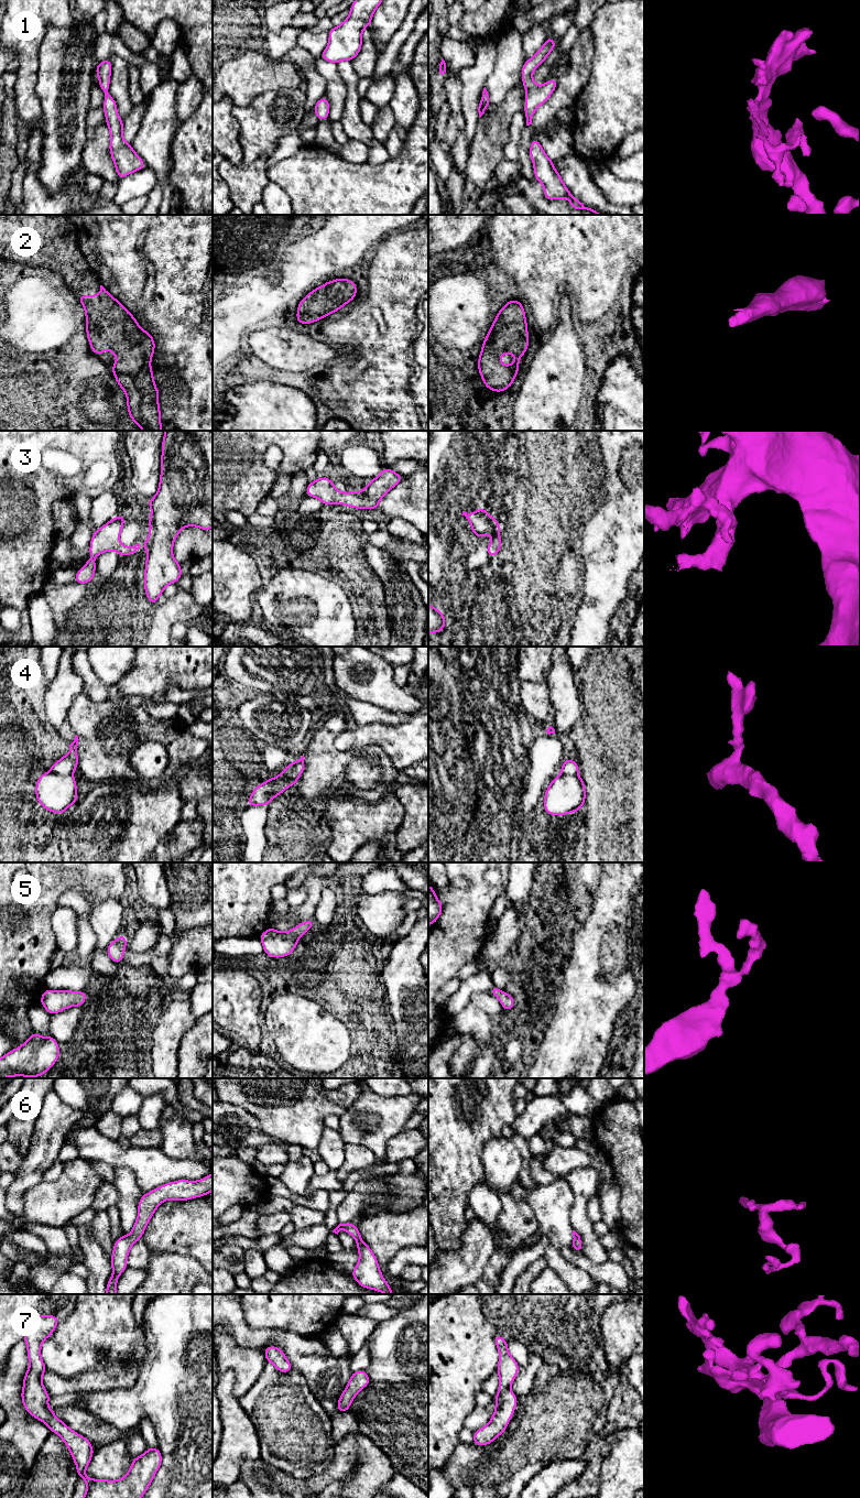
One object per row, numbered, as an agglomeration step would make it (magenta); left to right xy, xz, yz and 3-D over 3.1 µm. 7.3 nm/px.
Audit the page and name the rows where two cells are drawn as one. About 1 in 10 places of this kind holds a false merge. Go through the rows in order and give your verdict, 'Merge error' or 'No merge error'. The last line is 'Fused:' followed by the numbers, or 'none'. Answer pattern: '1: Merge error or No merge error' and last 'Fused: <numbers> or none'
1: No merge error
2: No merge error
3: No merge error
4: Merge error
5: No merge error
6: No merge error
7: No merge error
Fused: 4

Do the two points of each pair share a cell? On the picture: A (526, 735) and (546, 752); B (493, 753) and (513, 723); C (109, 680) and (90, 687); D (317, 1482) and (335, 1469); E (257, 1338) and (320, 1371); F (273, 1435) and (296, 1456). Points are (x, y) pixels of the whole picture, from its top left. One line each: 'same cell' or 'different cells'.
A: different cells
B: same cell
C: different cells
D: same cell
E: same cell
F: same cell

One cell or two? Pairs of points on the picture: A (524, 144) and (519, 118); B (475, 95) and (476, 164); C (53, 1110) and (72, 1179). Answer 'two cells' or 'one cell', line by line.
A: two cells
B: two cells
C: two cells

